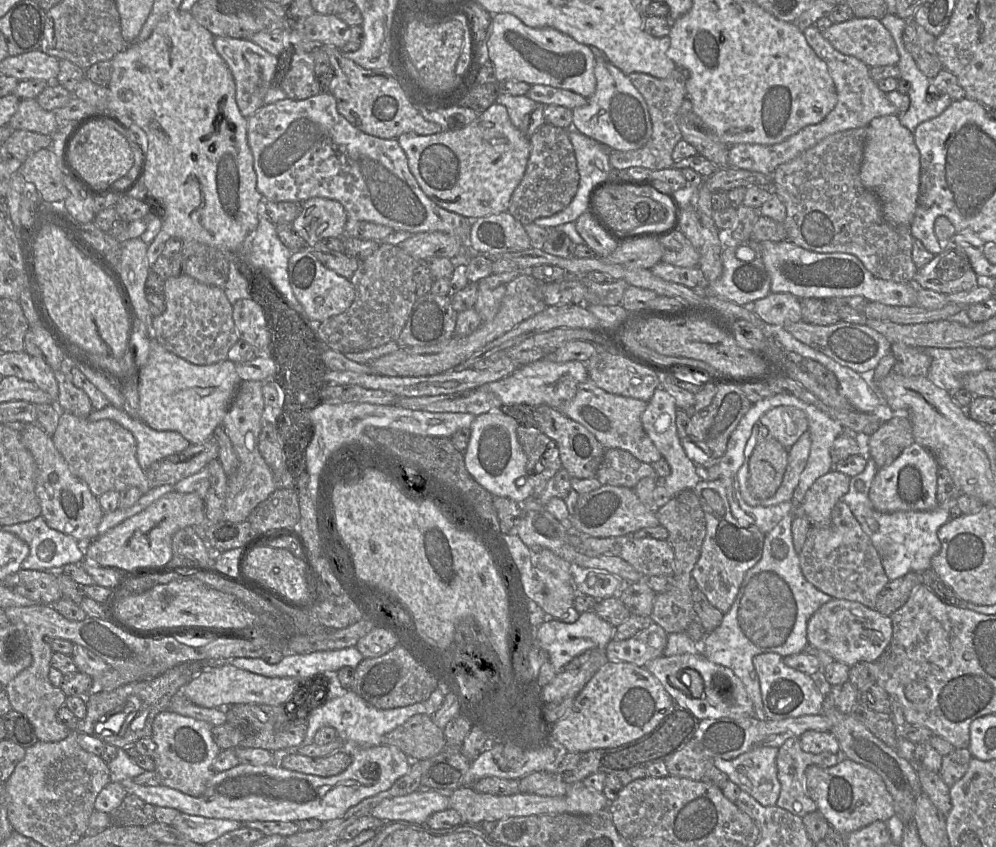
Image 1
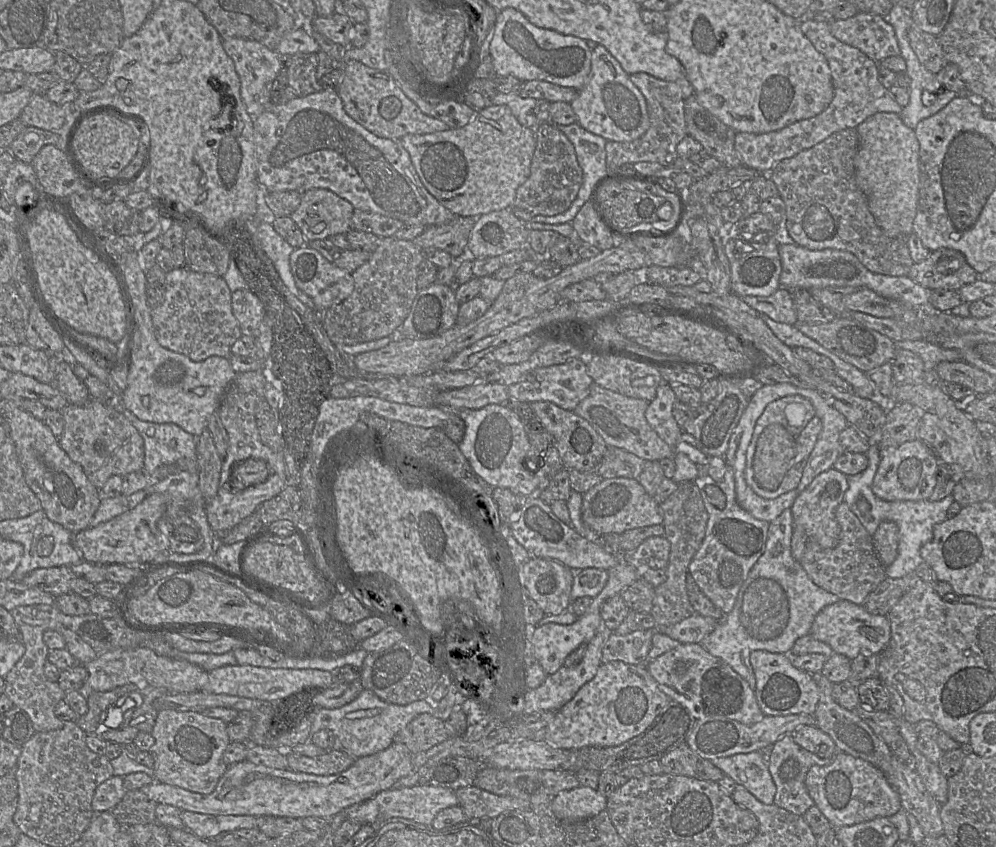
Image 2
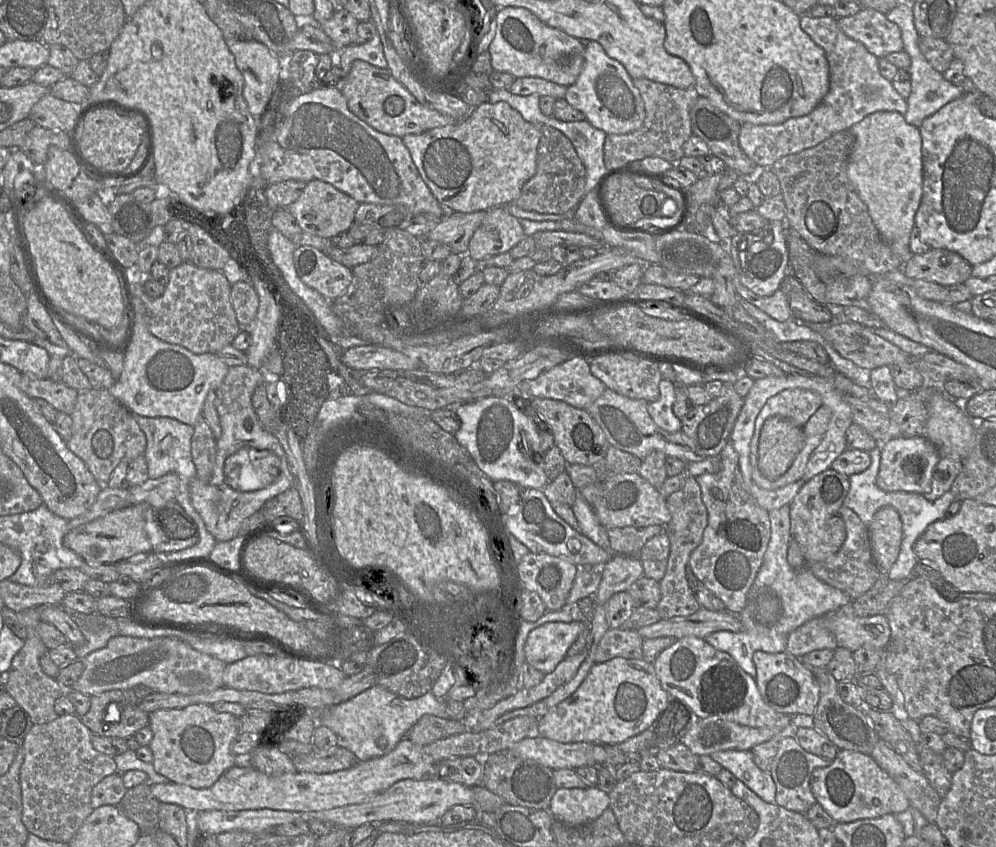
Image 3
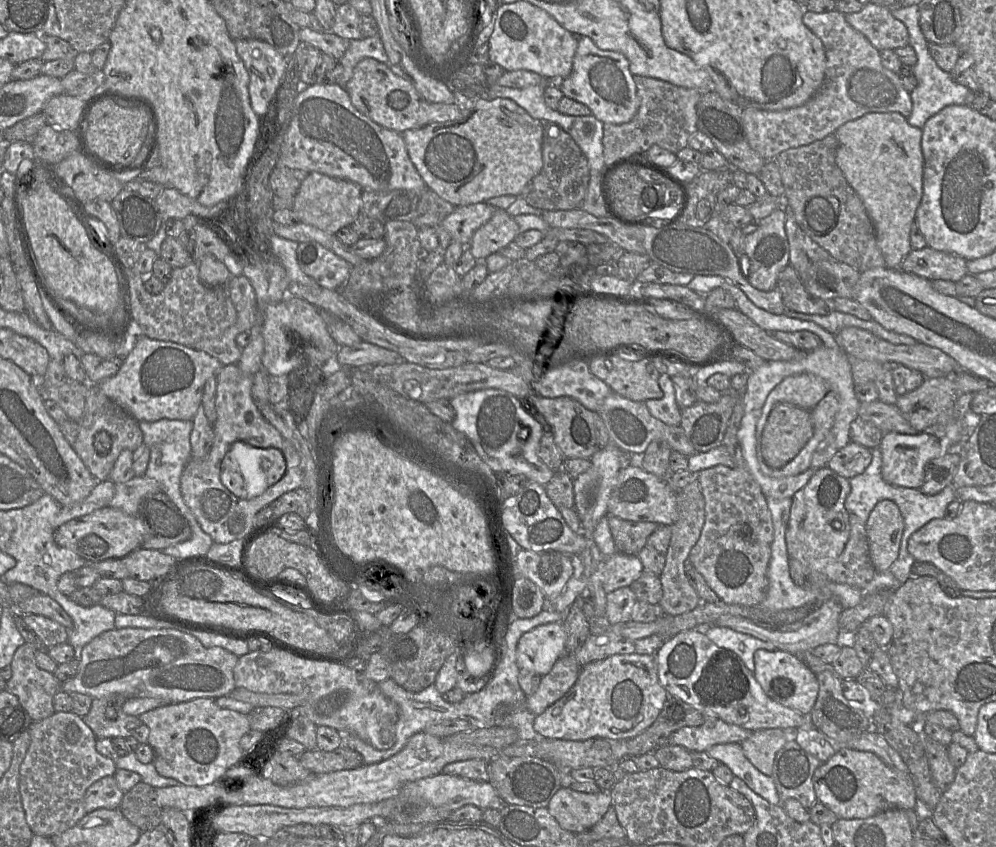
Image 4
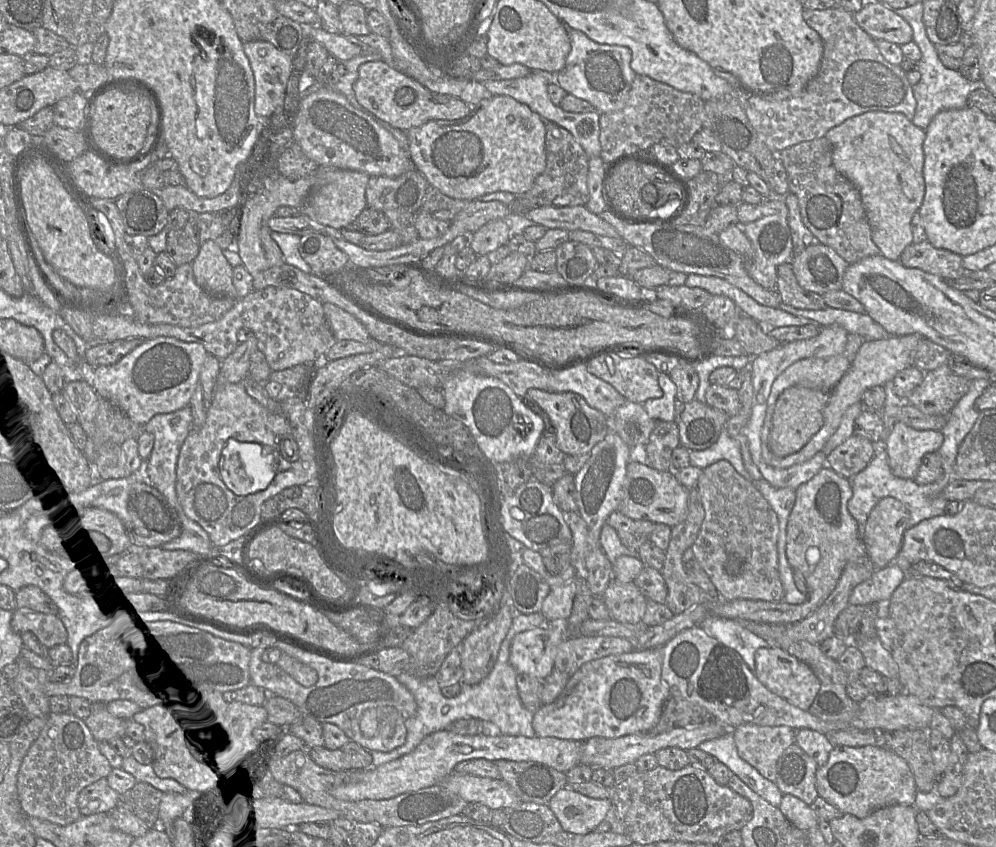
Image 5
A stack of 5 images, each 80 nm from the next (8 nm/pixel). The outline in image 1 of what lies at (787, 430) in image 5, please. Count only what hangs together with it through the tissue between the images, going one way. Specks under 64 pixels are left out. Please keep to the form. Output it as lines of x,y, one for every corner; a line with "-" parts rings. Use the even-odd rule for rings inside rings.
765,439
756,445
748,466
748,484
756,498
769,499
777,492
788,464
788,452
775,439

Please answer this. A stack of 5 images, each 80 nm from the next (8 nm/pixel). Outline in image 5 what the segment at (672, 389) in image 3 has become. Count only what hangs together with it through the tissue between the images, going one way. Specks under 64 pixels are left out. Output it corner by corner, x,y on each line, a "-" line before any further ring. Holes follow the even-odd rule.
659,373
658,383
663,390
663,396
648,399
643,406
648,415
656,421
677,421
676,385
670,375
665,373

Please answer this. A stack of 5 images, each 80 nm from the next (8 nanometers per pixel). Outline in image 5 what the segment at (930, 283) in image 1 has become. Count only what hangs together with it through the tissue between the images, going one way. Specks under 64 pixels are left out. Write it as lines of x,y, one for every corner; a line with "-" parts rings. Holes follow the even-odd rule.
927,240
908,245
899,262
906,268
917,268
944,280
960,278
966,272
960,255
947,249
935,248

